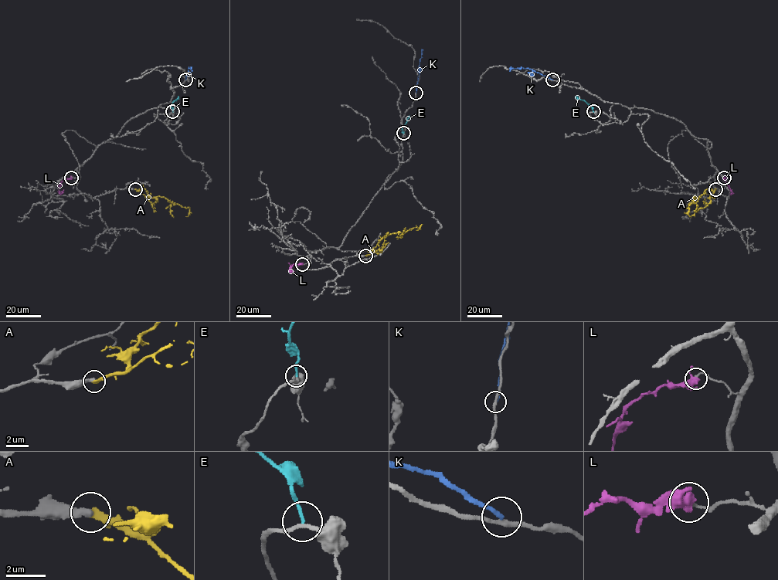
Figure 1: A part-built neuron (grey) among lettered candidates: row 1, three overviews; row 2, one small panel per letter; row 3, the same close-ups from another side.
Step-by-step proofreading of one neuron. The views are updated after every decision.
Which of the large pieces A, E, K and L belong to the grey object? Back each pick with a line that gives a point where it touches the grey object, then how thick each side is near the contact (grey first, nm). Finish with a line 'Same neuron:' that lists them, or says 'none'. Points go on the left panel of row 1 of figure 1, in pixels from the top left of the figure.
Same neuron: none

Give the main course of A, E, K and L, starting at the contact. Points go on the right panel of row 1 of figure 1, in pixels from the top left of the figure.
A: (715, 189), (711, 191), (707, 188), (698, 198), (694, 197), (694, 202), (687, 207), (691, 216)
E: (593, 111), (583, 100), (575, 96)
K: (552, 80), (528, 68), (511, 69), (510, 71)
L: (724, 178), (732, 190)

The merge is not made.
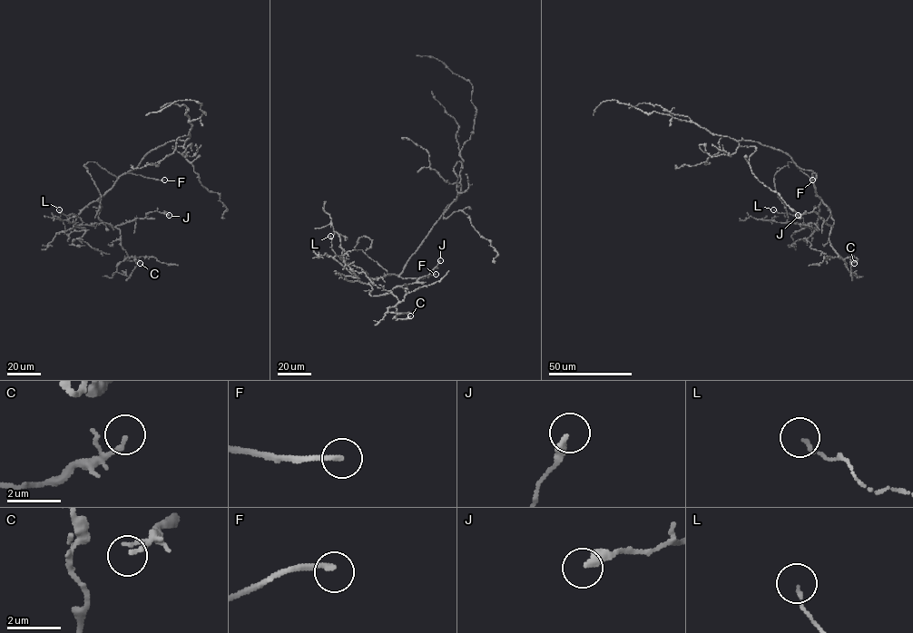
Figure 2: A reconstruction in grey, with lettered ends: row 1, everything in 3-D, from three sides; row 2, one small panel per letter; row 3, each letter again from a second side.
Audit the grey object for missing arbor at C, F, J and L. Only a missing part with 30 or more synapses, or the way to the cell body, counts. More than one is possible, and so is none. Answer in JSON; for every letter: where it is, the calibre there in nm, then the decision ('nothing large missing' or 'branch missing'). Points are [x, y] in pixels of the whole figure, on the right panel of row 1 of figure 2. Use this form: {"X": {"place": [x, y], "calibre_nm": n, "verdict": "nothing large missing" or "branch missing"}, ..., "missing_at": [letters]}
{"C": {"place": [854, 263], "calibre_nm": 160, "verdict": "nothing large missing"}, "F": {"place": [812, 180], "calibre_nm": 180, "verdict": "branch missing"}, "J": {"place": [798, 215], "calibre_nm": 320, "verdict": "nothing large missing"}, "L": {"place": [773, 209], "calibre_nm": 110, "verdict": "nothing large missing"}, "missing_at": ["F"]}

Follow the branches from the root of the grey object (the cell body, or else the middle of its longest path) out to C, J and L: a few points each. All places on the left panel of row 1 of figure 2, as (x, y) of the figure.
C: (158, 147), (99, 199), (98, 218), (120, 230), (124, 258), (140, 263)
J: (158, 147), (134, 170), (122, 175), (99, 199), (98, 218), (115, 226), (143, 219), (150, 211), (169, 215)
L: (158, 147), (83, 209), (74, 228), (83, 230), (74, 226), (83, 223), (80, 218), (59, 209)

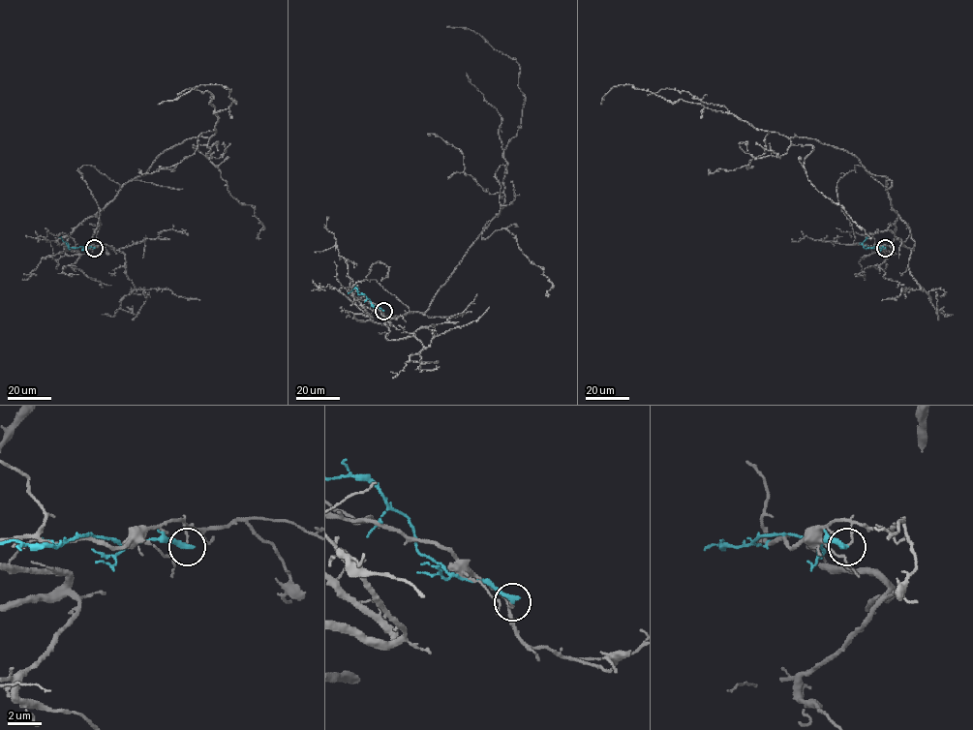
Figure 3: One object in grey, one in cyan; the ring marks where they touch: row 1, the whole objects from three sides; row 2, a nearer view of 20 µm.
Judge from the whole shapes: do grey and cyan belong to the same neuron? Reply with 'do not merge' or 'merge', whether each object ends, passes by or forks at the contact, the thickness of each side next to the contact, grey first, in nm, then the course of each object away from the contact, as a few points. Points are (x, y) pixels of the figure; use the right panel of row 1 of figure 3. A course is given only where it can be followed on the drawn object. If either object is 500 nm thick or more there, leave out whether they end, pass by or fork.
do not merge | grey ends | cyan ends | 110/340 nm | grey via (885, 248), (873, 247), (891, 253), (898, 215), (888, 178), (845, 150), (632, 85), (613, 87), (601, 104) | cyan via (885, 248), (865, 248), (863, 242), (867, 237)

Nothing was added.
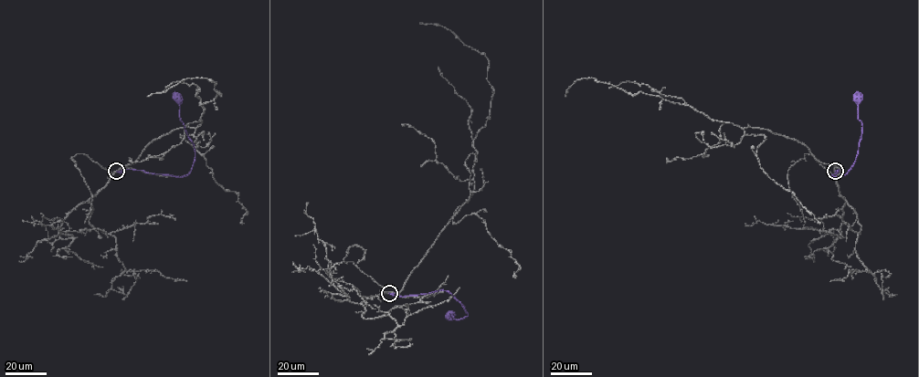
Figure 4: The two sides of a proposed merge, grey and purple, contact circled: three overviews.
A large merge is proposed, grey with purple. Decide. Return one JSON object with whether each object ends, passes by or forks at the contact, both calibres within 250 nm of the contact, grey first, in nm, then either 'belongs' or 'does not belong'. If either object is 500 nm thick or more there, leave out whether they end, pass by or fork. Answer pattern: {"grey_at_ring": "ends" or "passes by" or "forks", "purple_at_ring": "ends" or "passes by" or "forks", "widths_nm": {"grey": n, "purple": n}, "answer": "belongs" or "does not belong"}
{"grey_at_ring": "passes by", "purple_at_ring": "ends", "widths_nm": {"grey": 440, "purple": 280}, "answer": "does not belong"}

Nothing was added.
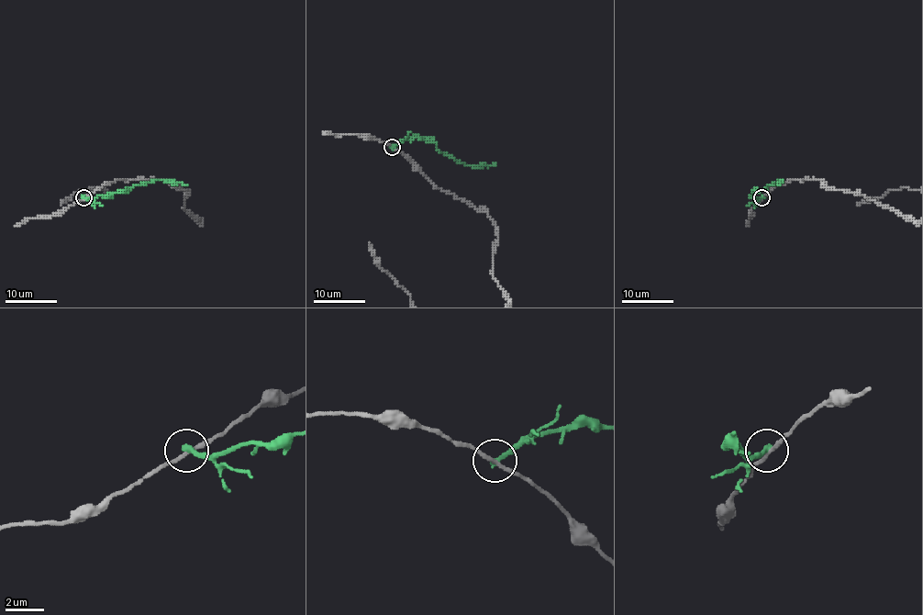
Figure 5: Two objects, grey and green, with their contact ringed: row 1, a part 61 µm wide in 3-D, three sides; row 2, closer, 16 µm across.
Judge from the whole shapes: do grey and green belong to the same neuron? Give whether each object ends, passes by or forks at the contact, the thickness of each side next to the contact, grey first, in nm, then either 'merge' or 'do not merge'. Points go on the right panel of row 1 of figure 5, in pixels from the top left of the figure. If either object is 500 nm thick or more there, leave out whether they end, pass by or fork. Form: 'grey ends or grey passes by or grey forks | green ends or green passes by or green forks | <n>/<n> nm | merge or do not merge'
grey passes by | green ends | 180/300 nm | do not merge

